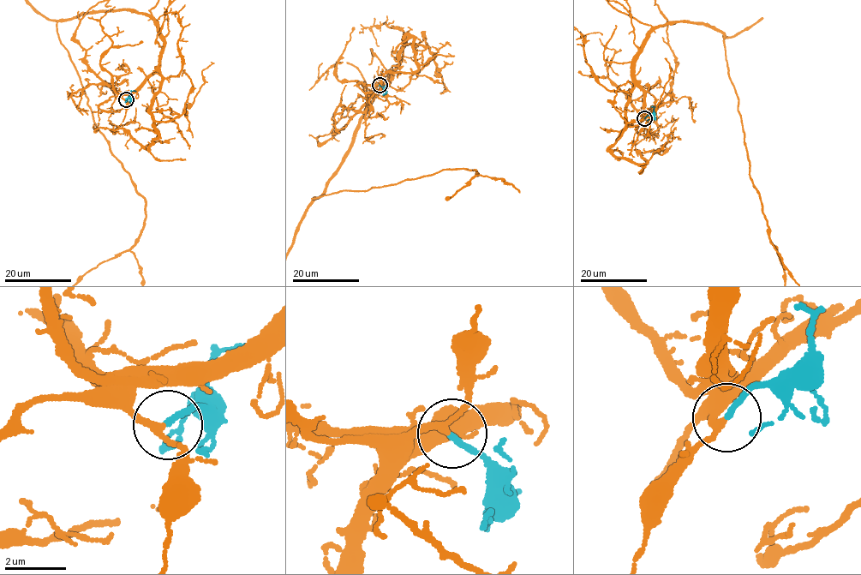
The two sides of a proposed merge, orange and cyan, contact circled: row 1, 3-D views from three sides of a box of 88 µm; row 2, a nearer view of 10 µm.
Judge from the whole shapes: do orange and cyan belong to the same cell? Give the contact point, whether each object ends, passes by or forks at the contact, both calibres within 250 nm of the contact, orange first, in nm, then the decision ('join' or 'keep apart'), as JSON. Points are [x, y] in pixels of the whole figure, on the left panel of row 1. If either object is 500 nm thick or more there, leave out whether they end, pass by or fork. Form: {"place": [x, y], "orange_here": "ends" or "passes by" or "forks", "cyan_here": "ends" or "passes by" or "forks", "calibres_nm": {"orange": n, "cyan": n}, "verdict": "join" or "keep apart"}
{"place": [126, 99], "orange_here": "passes by", "cyan_here": "ends", "calibres_nm": {"orange": 200, "cyan": 180}, "verdict": "join"}

